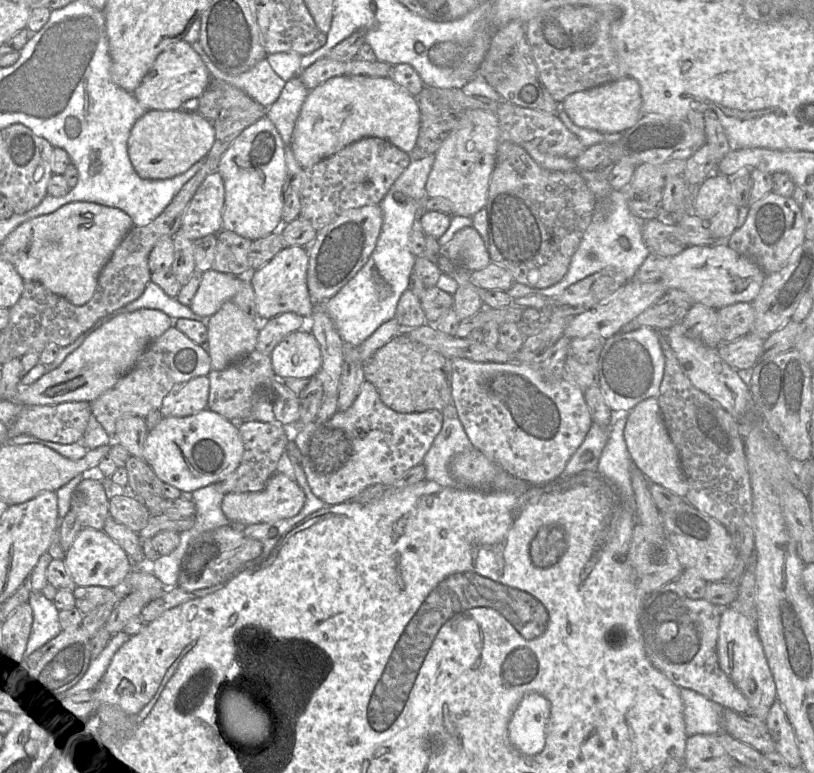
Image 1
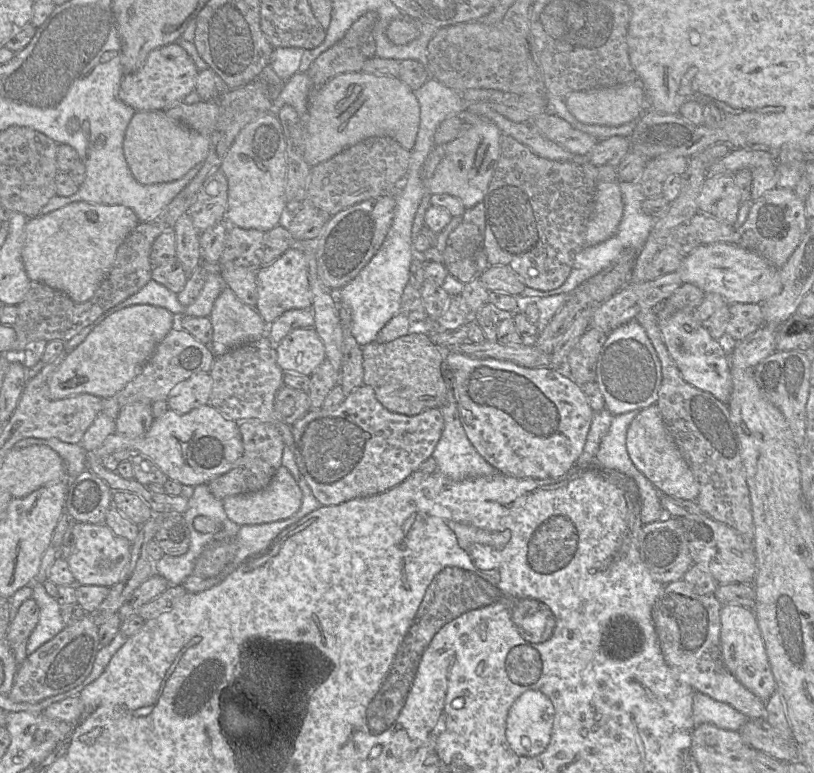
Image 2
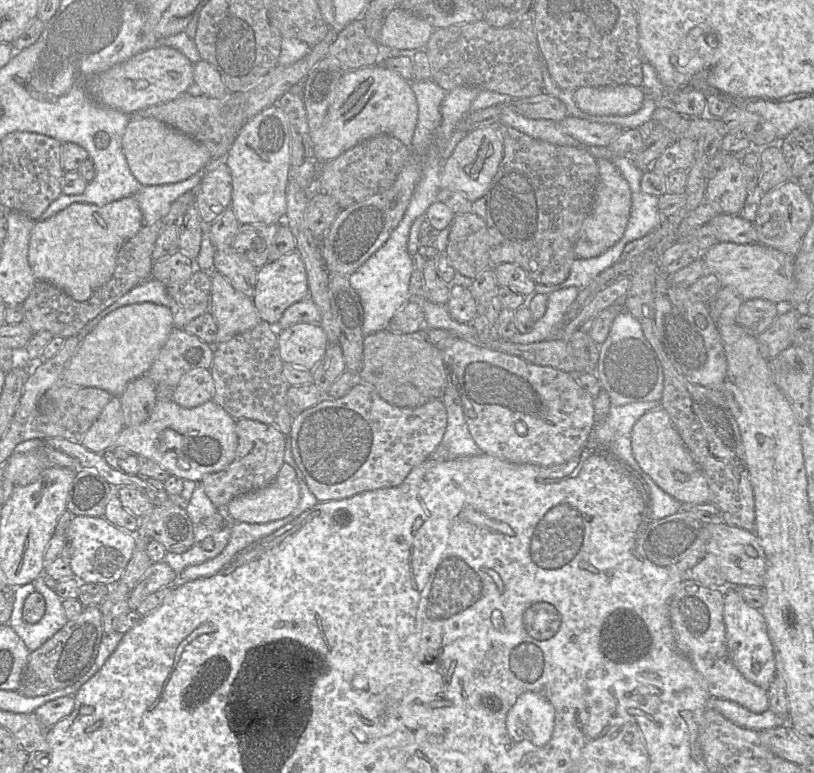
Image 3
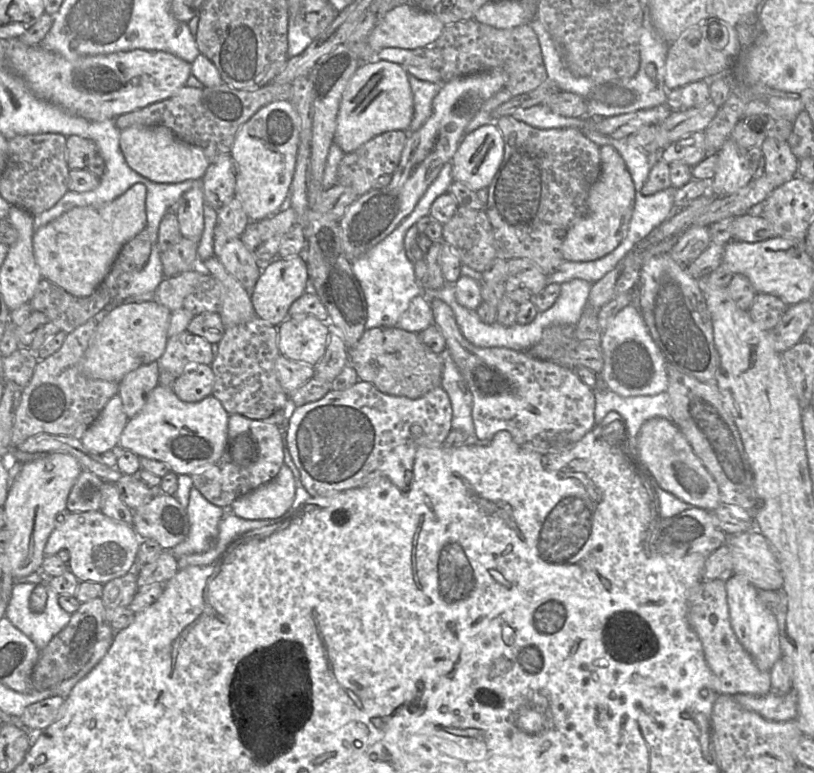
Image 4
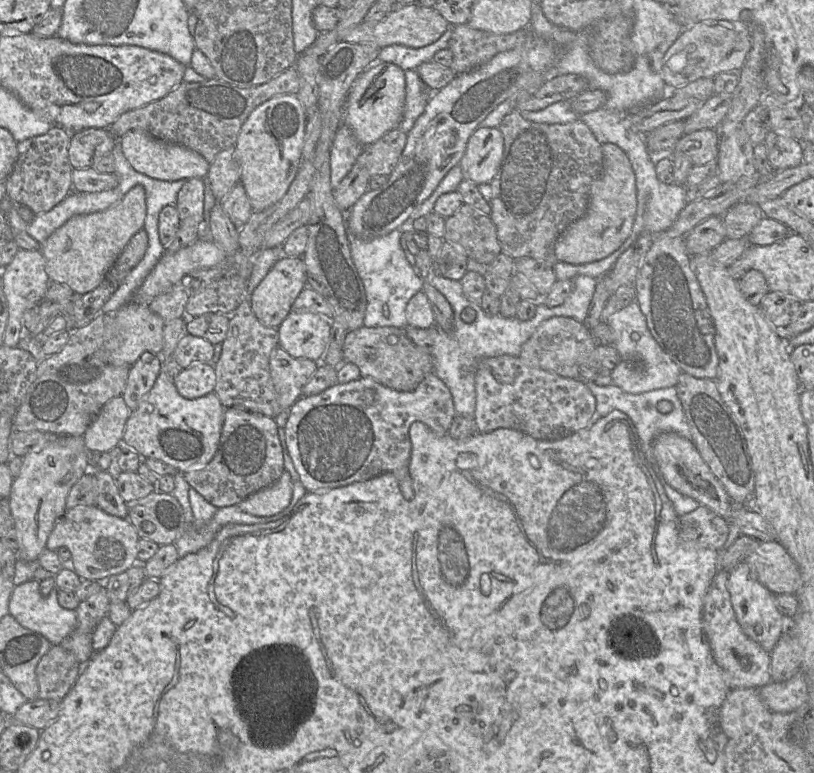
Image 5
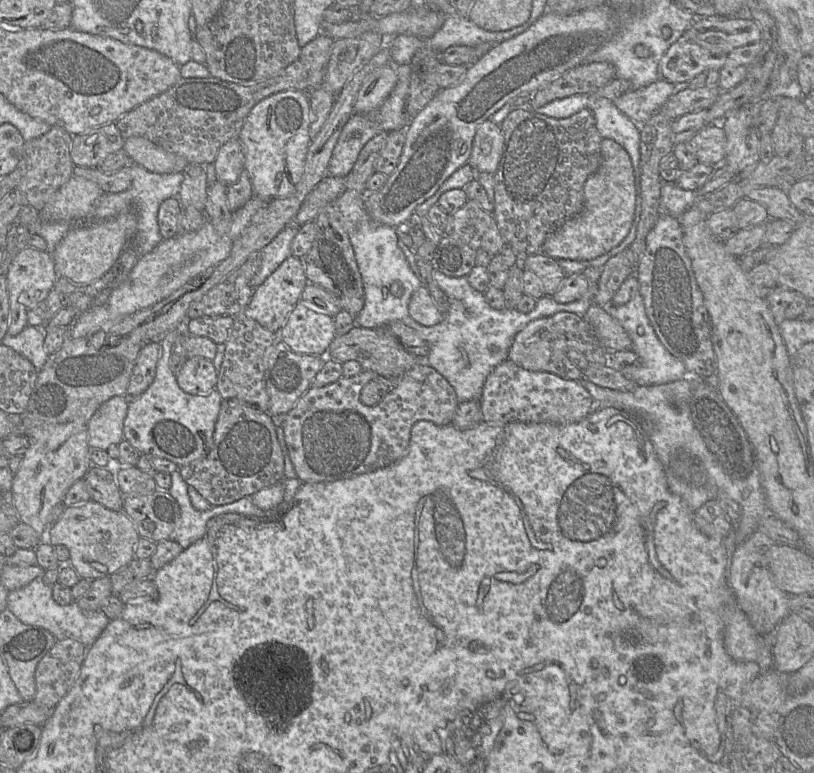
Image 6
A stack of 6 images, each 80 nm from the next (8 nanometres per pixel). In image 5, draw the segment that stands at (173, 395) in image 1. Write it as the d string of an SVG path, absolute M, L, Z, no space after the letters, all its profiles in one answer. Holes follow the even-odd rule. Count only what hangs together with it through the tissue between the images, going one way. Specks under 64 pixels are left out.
M194 363L181 370L174 384L178 393L187 399L195 399L211 393L216 385L214 365Z

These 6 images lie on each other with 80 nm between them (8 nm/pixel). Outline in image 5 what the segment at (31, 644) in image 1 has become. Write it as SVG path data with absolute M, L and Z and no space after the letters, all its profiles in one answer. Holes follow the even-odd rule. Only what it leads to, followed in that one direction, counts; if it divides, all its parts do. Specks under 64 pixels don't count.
M33 579L15 586L9 600L9 614L23 627L43 635L52 645L60 644L77 627L76 611L59 605L56 587L43 596L39 585L40 581Z

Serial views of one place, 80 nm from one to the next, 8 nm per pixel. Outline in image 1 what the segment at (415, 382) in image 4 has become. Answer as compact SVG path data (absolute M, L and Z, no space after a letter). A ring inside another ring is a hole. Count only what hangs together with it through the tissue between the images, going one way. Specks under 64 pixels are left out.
M400 333L364 363L364 378L376 387L382 402L395 412L441 412L451 403L451 369L448 360L437 351Z

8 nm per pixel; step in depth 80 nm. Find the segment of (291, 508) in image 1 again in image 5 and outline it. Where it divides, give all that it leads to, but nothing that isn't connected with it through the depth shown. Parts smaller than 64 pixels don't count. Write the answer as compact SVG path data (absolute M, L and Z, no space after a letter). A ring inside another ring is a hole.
M284 470L276 482L253 493L241 501L238 506L242 511L255 516L270 517L277 515L290 504L292 486L291 476Z

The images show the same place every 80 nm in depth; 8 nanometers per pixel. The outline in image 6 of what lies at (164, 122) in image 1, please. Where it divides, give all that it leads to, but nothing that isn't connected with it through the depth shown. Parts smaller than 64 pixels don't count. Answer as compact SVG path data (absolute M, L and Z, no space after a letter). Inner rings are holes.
M144 137L126 138L123 150L133 164L158 174L184 172L190 165L185 158L166 151Z

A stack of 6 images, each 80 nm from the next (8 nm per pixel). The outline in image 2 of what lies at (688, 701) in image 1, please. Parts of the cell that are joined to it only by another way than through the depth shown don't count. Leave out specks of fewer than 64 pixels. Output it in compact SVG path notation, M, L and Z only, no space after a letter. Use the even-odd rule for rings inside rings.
M694 692L692 719L695 727L703 723L711 723L718 728L738 731L750 718L729 704L703 693Z

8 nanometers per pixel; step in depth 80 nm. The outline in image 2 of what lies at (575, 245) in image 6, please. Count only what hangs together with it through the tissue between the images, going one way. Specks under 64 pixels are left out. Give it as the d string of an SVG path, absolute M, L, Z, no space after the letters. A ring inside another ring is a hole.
M597 182L593 213L588 221L585 246L599 244L613 236L623 216L623 199L619 182Z

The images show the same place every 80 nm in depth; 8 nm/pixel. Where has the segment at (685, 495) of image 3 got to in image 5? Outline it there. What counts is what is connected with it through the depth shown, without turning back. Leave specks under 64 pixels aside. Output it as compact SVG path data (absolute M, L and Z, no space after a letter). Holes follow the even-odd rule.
M673 432L662 433L653 442L653 454L663 481L679 493L696 500L700 505L711 509L729 522L732 502L722 484L713 475L690 440Z

